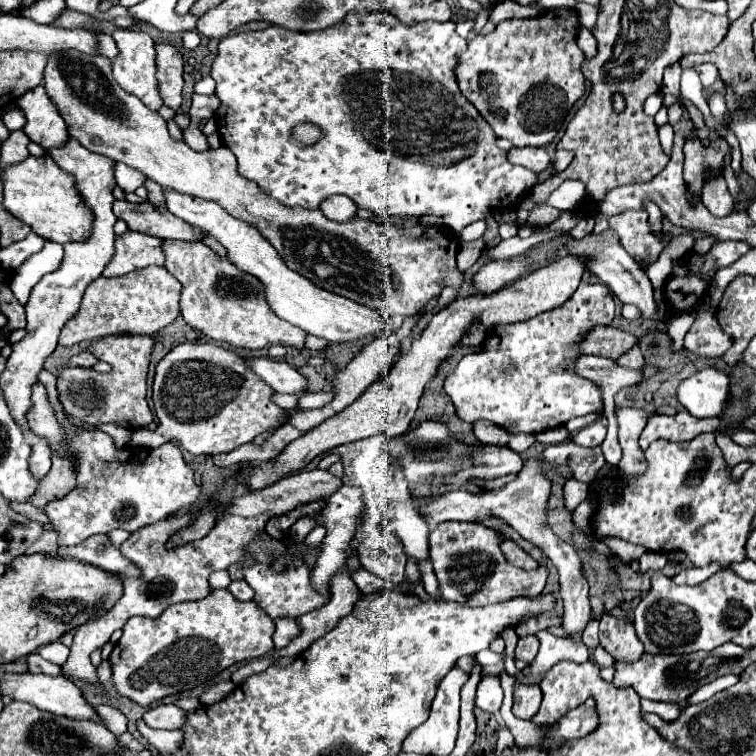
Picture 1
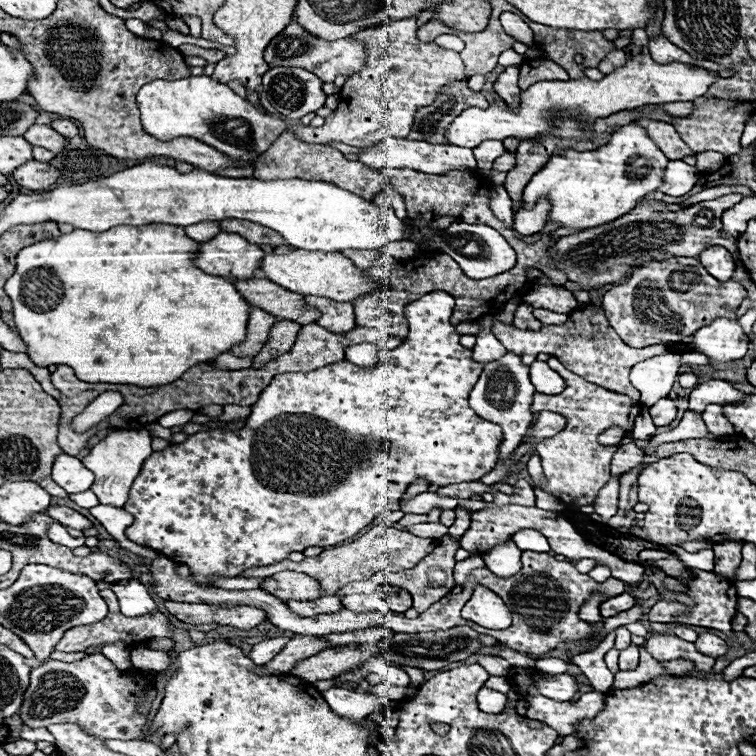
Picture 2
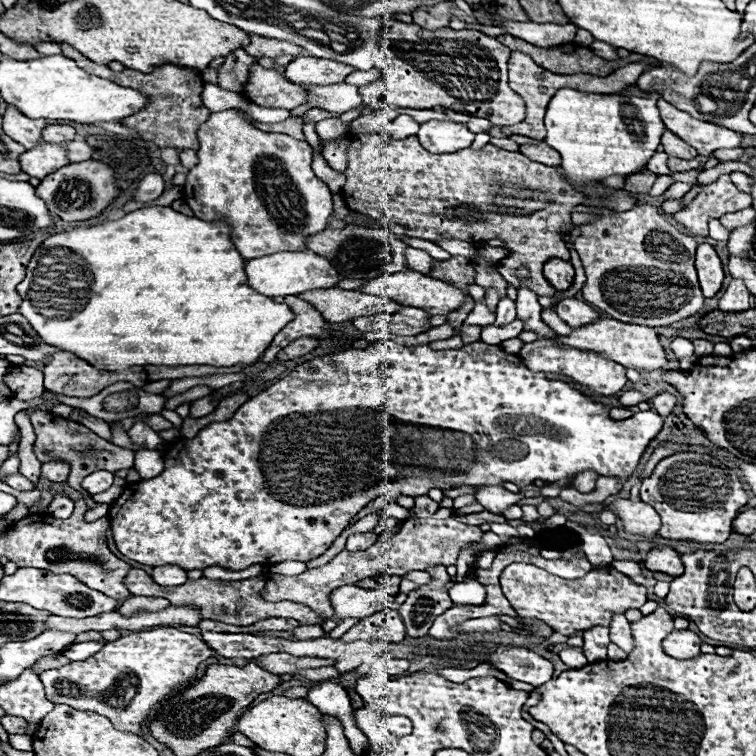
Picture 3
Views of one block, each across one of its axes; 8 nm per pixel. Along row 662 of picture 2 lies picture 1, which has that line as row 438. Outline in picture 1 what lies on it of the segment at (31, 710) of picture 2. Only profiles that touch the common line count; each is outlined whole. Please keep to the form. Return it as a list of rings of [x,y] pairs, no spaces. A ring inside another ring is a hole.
[[[42,382],[32,386],[30,400],[32,408],[26,412],[30,430],[48,442],[52,454],[70,456],[76,464],[76,486],[64,498],[46,504],[46,516],[58,530],[60,544],[76,546],[92,534],[108,534],[114,528],[134,532],[198,502],[200,486],[194,482],[194,470],[186,464],[180,446],[174,442],[166,442],[154,450],[116,448],[106,432],[76,424],[72,424],[74,436],[66,440],[64,426],[56,420]]]

